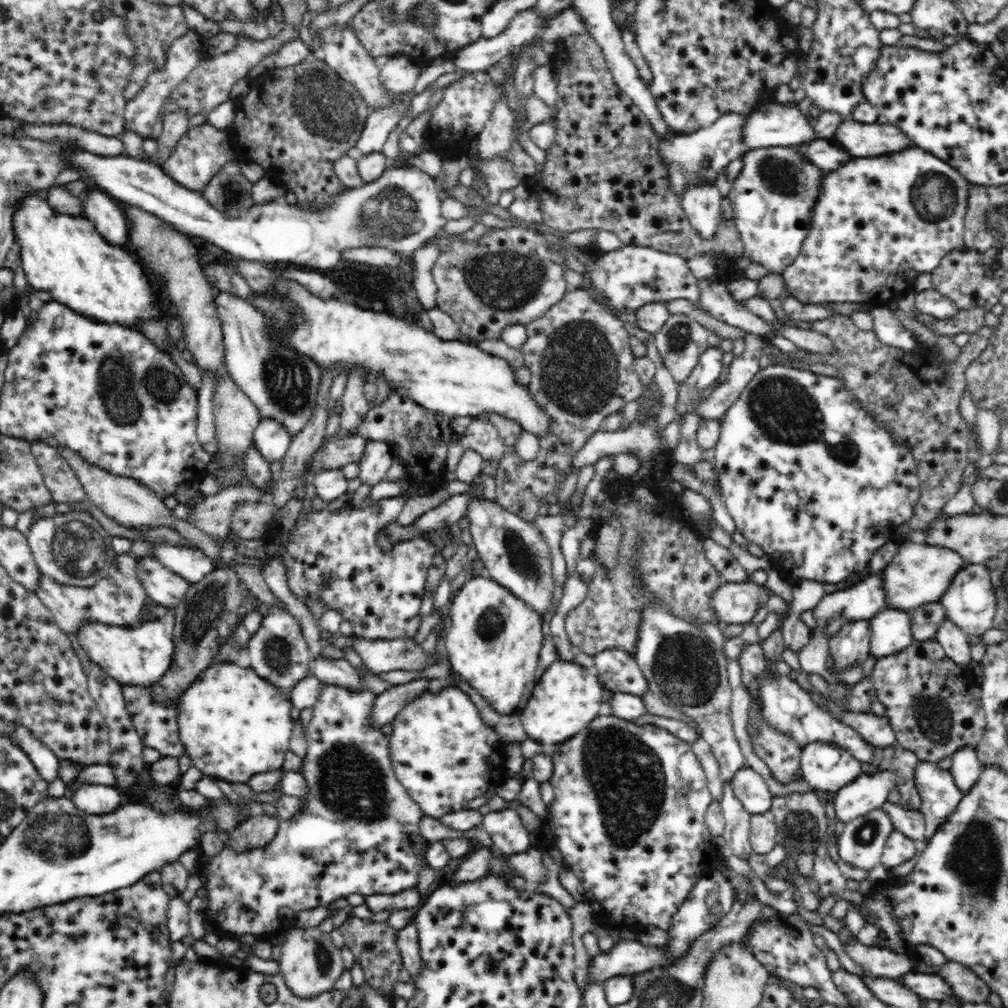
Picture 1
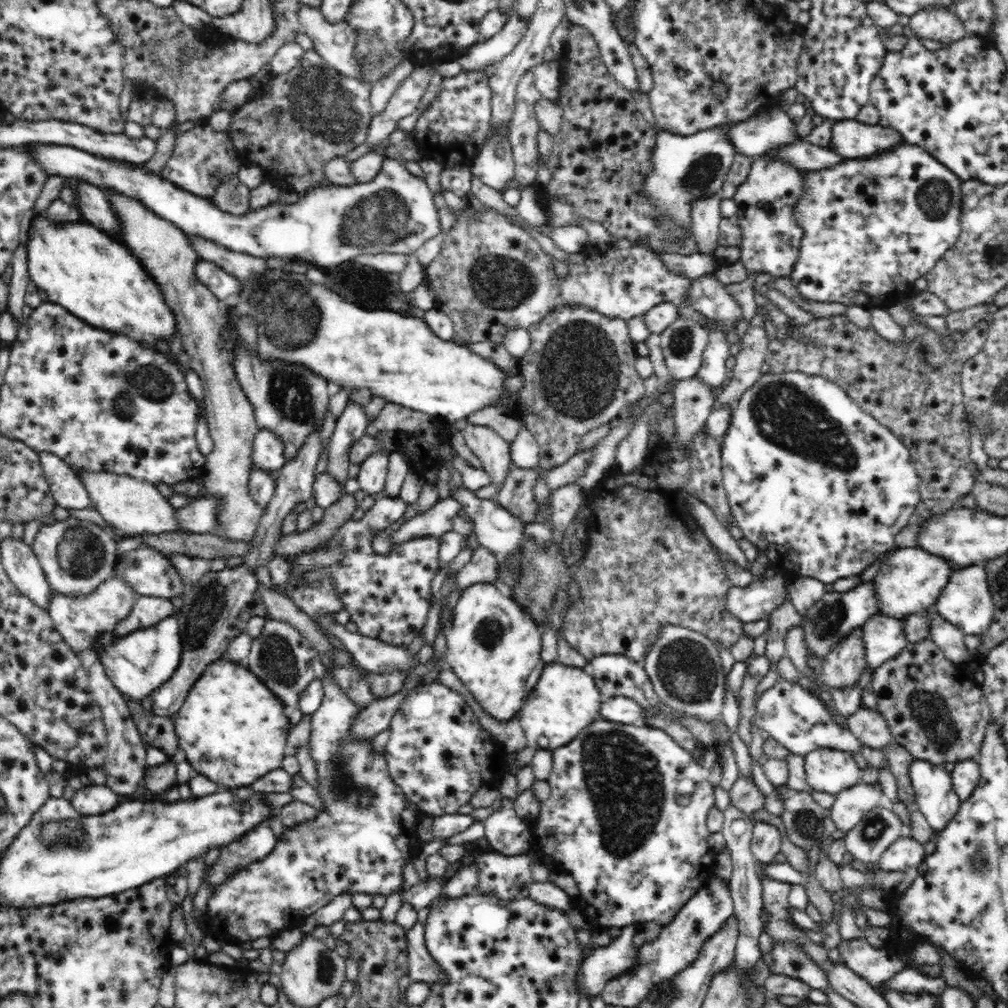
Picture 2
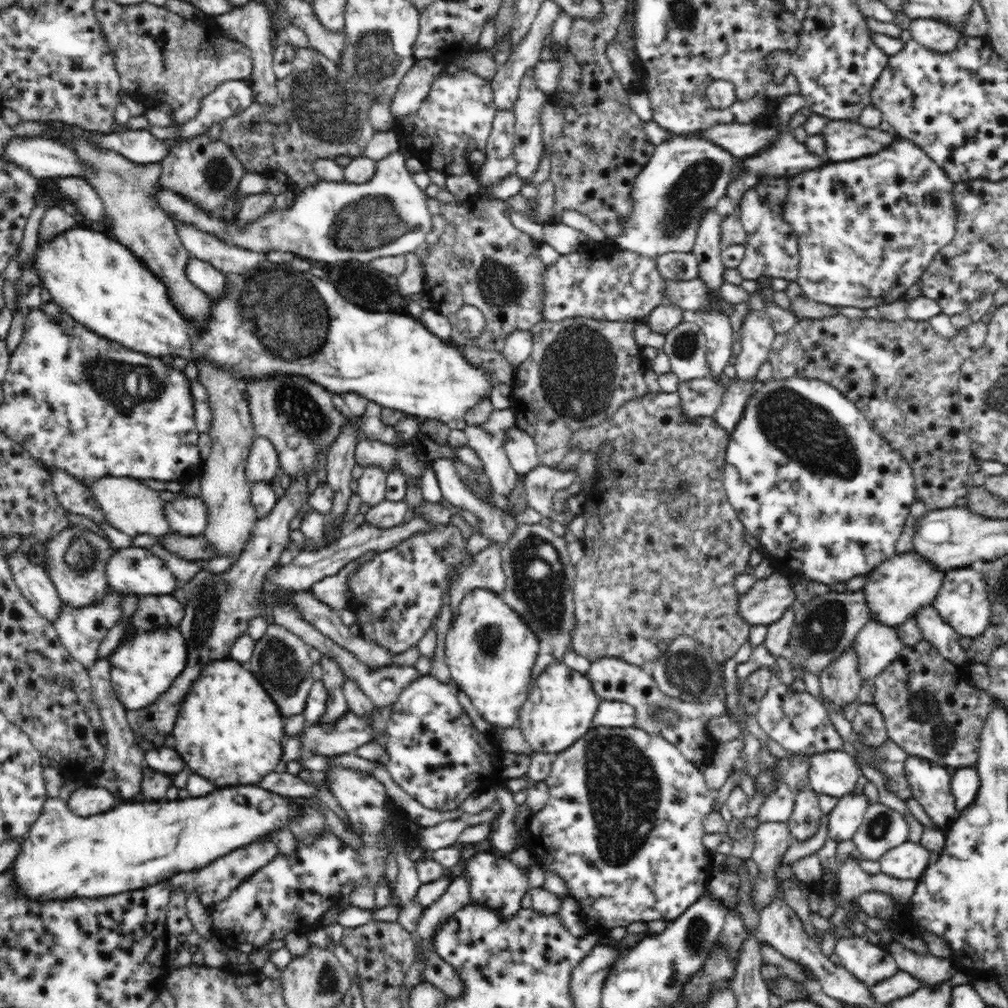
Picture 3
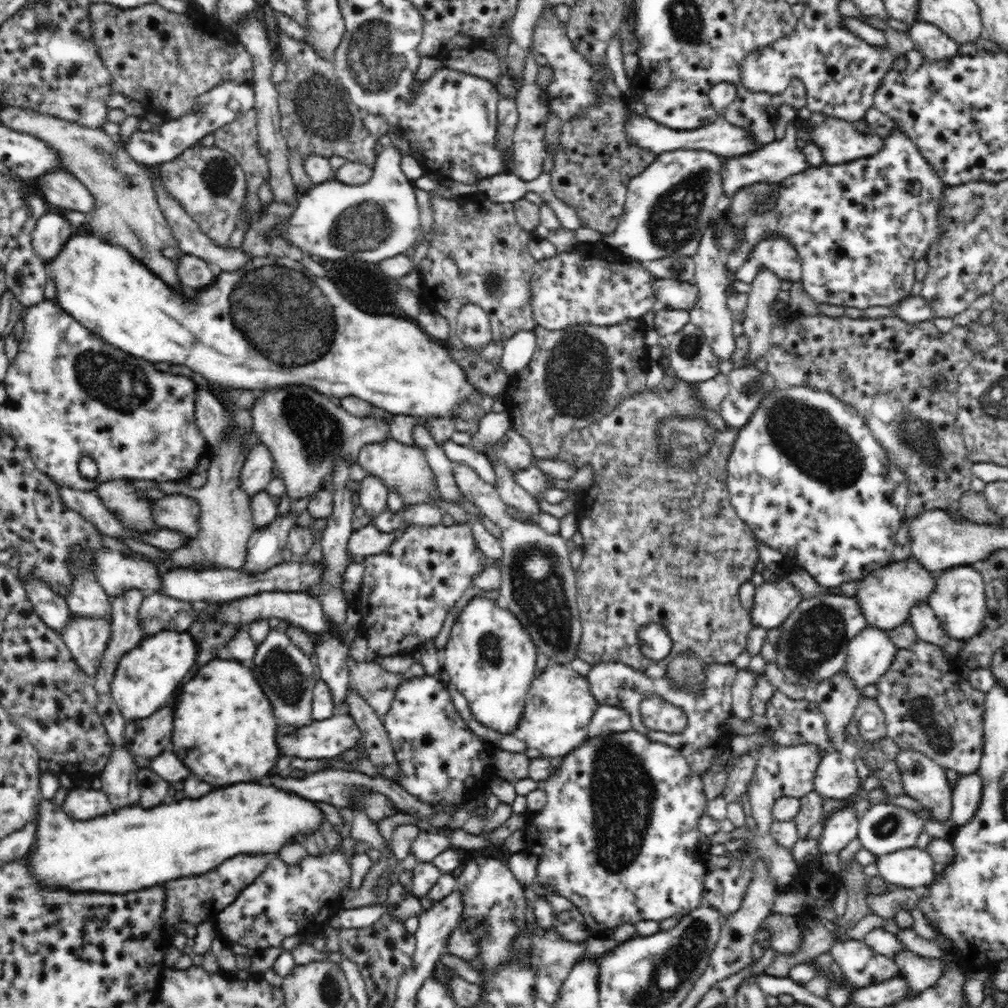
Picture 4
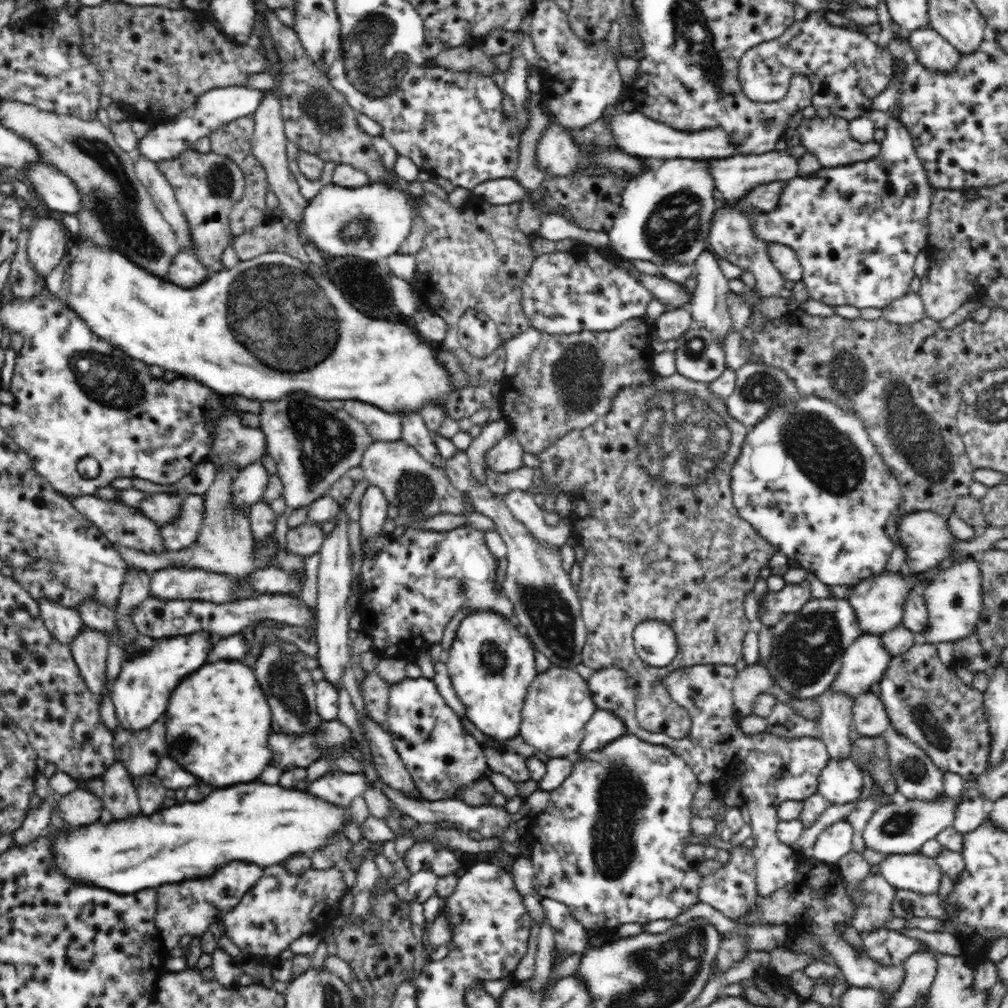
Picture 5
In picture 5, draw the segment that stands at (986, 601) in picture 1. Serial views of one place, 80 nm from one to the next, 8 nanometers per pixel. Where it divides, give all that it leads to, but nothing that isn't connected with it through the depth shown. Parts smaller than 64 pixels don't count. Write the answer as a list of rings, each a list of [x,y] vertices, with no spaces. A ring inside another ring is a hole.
[[[968,556],[961,561],[942,566],[938,576],[922,588],[921,593],[928,609],[928,618],[925,629],[921,634],[917,634],[917,641],[938,645],[970,636],[974,632],[982,610],[981,586],[982,577],[977,556]]]

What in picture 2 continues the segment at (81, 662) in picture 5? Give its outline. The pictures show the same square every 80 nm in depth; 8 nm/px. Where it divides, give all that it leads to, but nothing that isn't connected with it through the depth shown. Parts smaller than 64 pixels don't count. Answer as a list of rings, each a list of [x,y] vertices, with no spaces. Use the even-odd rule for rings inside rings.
[[[113,574],[106,579],[92,594],[86,596],[66,596],[57,592],[50,592],[48,612],[54,621],[56,630],[64,639],[70,651],[78,657],[93,648],[94,638],[102,632],[111,632],[120,620],[124,620],[132,607],[136,604],[138,594],[132,590],[119,574]]]

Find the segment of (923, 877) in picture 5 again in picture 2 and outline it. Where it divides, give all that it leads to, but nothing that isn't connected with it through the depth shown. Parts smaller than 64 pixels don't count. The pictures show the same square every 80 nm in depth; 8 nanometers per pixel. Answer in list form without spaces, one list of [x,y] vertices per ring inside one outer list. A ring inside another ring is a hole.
[[[907,834],[900,836],[898,840],[886,848],[879,858],[879,868],[882,871],[898,872],[898,870],[908,870],[917,868],[924,860],[926,852],[924,847],[912,836]]]

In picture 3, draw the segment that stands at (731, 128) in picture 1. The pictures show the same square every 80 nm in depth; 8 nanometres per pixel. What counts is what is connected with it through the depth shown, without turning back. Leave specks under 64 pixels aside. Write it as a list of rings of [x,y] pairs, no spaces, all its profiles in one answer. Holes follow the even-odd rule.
[[[673,135],[666,142],[658,144],[655,146],[652,158],[634,182],[634,190],[632,190],[634,208],[630,220],[625,222],[624,232],[620,236],[608,238],[608,242],[617,250],[630,251],[654,259],[672,252],[691,253],[696,243],[700,221],[709,211],[715,209],[720,198],[727,196],[736,159],[737,157],[703,136],[684,138],[683,135]]]

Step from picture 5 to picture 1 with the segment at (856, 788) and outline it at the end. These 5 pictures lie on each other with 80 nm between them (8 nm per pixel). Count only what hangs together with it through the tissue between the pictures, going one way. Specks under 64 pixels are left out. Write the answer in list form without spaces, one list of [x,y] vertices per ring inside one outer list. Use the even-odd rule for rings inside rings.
[[[812,742],[801,748],[800,769],[813,790],[835,794],[862,774],[861,762],[835,744]]]

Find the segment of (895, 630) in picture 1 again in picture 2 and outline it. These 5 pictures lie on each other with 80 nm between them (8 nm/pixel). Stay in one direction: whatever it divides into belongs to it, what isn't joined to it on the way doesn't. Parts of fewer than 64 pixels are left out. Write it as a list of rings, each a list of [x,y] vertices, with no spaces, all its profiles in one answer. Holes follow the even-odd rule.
[[[879,613],[861,626],[861,637],[866,648],[865,660],[872,672],[888,660],[896,658],[909,644],[903,620]]]

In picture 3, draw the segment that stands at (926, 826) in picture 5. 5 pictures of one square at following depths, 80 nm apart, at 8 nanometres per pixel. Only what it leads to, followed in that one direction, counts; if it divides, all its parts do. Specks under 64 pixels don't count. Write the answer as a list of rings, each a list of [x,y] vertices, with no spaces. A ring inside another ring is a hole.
[[[882,803],[868,805],[862,824],[851,840],[866,860],[879,860],[882,855],[908,840],[910,825],[904,815]]]

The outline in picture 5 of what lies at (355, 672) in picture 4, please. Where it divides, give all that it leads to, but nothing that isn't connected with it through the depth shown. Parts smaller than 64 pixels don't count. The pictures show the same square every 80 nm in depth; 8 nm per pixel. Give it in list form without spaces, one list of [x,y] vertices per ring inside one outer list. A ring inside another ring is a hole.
[[[377,670],[367,673],[367,676],[360,686],[360,693],[366,705],[366,709],[372,721],[376,721],[384,731],[389,732],[387,724],[388,698],[390,698],[390,688],[386,681],[378,677]]]

